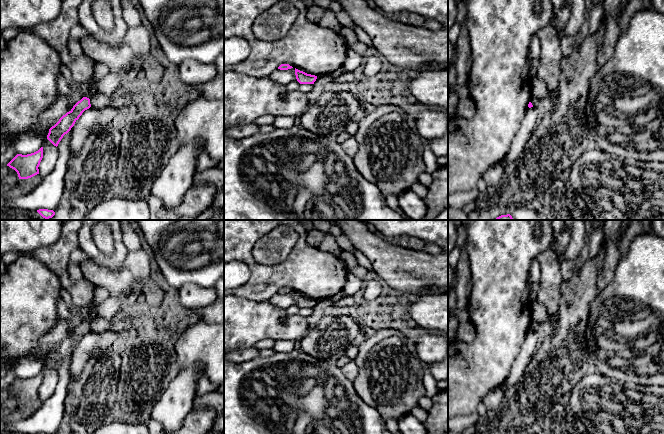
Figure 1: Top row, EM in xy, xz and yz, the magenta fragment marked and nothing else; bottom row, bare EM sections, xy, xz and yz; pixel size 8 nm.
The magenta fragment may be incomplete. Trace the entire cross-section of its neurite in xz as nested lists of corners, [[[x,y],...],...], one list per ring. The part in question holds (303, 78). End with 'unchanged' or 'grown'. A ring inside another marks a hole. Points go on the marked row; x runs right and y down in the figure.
[[[295,68],[296,79],[300,84],[314,84],[317,79],[317,76],[307,74],[303,71],[300,71]]]; unchanged

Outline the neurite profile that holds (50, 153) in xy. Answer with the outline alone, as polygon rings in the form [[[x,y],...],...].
[[[60,118],[53,119],[50,121],[47,121],[47,125],[43,131],[43,158],[40,162],[40,165],[38,167],[39,173],[46,177],[48,176],[55,168],[58,160],[58,150],[57,147],[54,146],[48,139],[47,135],[49,133],[49,129],[54,126]]]

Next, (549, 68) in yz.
[[[548,25],[540,28],[535,34],[541,44],[539,64],[535,77],[546,83],[548,93],[554,99],[559,93],[559,77],[563,57],[559,32]]]

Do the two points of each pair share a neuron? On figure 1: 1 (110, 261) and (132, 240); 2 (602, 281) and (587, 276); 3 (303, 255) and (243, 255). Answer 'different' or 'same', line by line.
1: different
2: different
3: same

